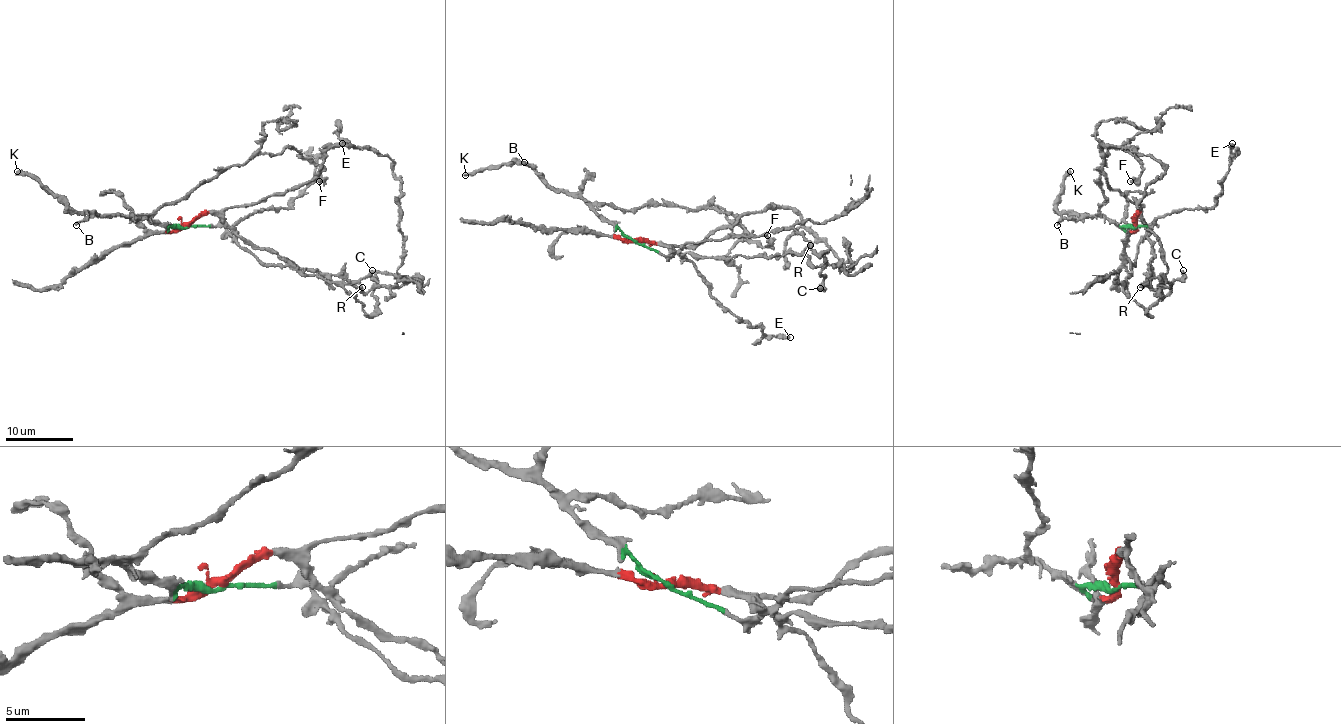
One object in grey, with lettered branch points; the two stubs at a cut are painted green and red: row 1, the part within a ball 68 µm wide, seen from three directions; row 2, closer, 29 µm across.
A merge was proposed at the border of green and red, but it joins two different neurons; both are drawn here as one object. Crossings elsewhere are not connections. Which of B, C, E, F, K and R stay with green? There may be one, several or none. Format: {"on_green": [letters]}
{"on_green": ["B", "C", "F", "K"]}

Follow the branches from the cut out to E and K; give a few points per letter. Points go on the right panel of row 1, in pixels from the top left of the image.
E: (1136, 227), (1140, 213), (1150, 227), (1160, 217), (1182, 208), (1210, 208), (1222, 190), (1232, 143)
K: (1136, 227), (1114, 225), (1103, 217), (1061, 213), (1057, 210), (1057, 197), (1062, 180), (1071, 171)

